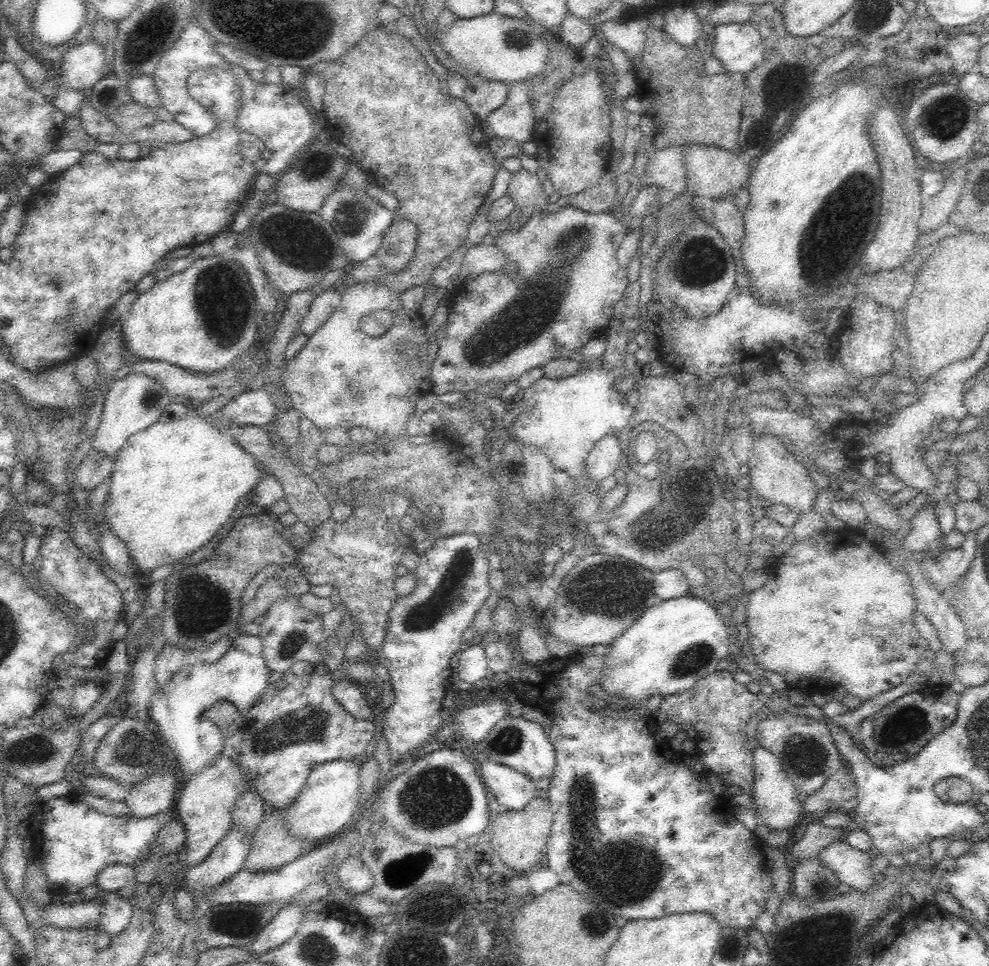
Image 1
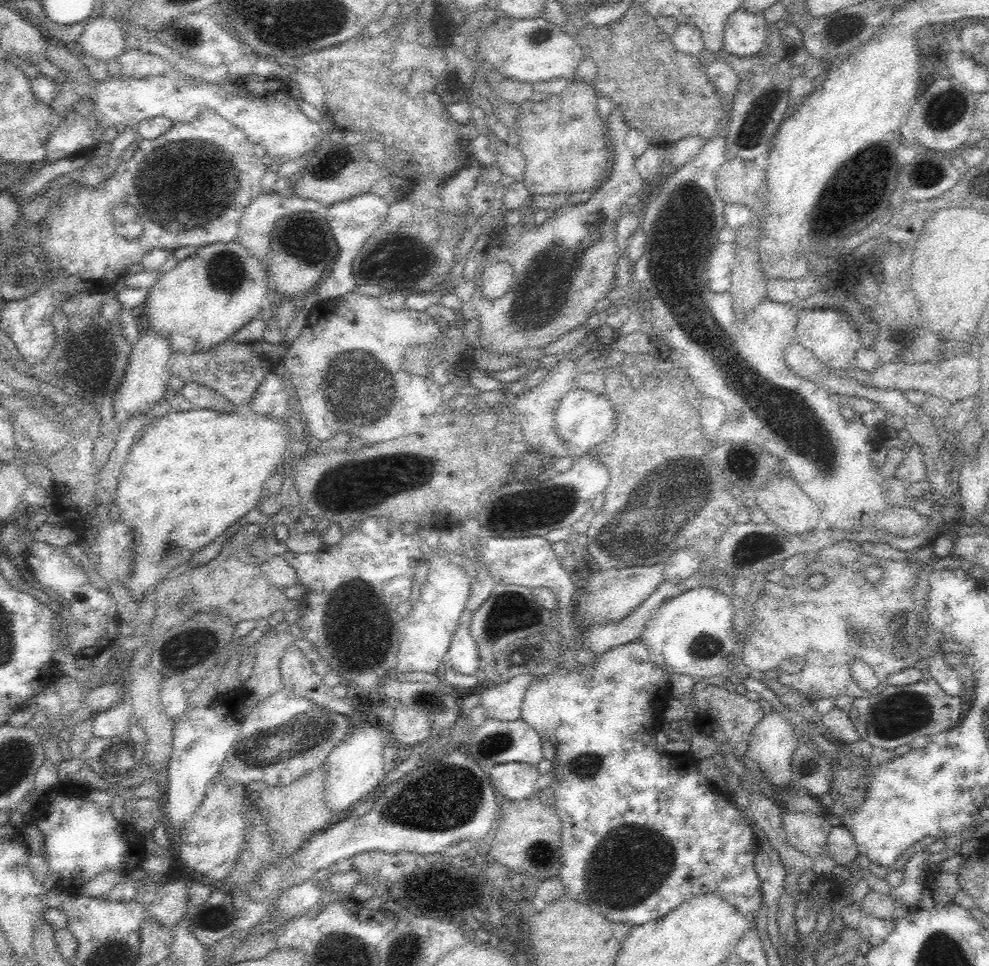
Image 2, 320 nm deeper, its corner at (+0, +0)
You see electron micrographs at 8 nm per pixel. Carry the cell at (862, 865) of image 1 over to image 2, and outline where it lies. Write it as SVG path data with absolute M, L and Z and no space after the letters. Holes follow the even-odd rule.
M783 810L782 826L788 842L813 860L811 870L817 875L828 874L837 864L826 852L826 838L833 827L827 814Z

